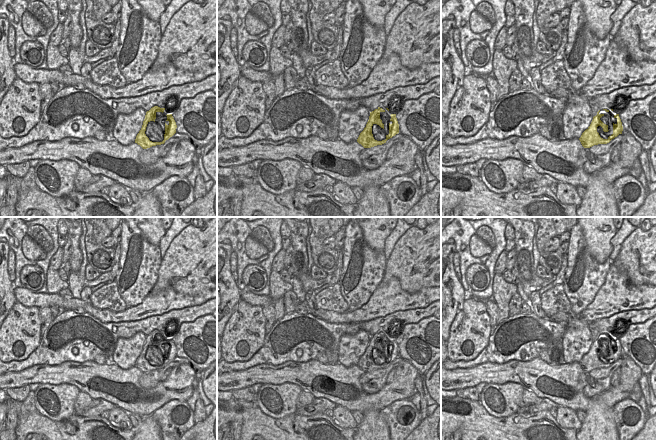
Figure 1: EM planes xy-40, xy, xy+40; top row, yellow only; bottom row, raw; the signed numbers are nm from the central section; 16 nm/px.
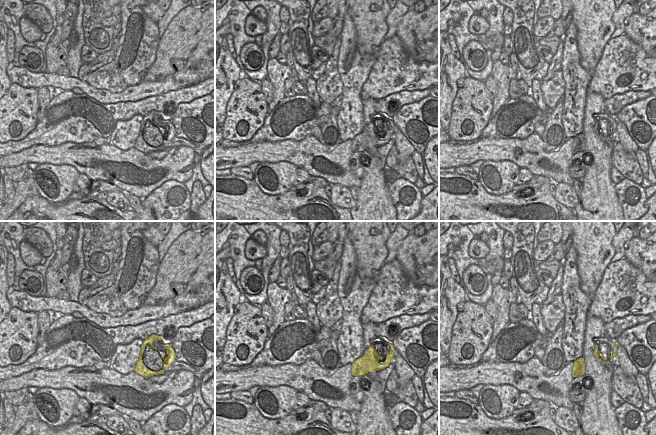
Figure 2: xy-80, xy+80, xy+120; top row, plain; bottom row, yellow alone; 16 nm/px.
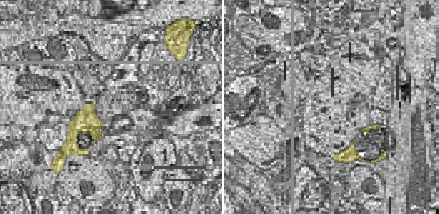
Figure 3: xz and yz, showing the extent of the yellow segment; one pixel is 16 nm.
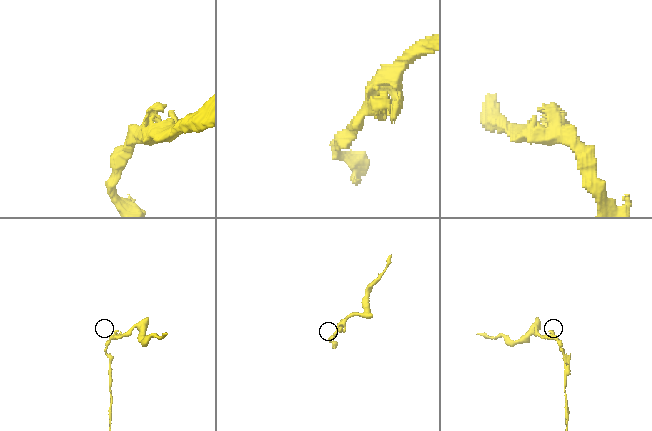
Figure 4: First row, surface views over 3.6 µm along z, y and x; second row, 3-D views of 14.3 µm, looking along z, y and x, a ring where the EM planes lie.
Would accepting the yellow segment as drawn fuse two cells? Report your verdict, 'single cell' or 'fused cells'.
single cell

